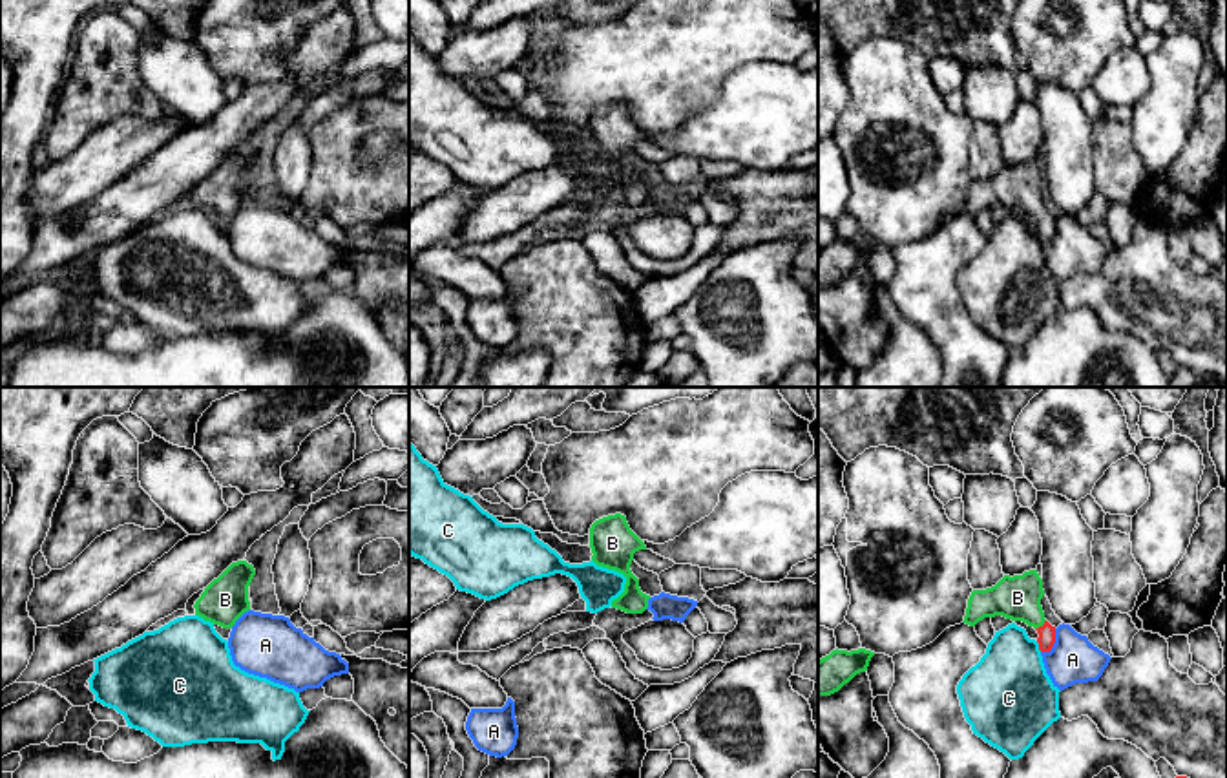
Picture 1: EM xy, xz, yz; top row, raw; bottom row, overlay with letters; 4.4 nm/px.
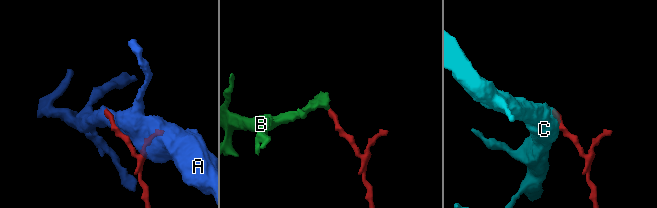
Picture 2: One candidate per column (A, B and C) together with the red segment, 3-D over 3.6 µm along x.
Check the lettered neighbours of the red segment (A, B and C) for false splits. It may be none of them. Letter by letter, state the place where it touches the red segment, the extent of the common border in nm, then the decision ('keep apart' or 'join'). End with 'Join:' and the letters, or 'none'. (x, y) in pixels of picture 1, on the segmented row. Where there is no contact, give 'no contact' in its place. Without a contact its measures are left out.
A: yz (1052, 643) | 130 nm | keep apart
B: yz (1043, 625) | 60 nm | join
C: yz (1039, 647) | 50 nm | keep apart
Join: B

